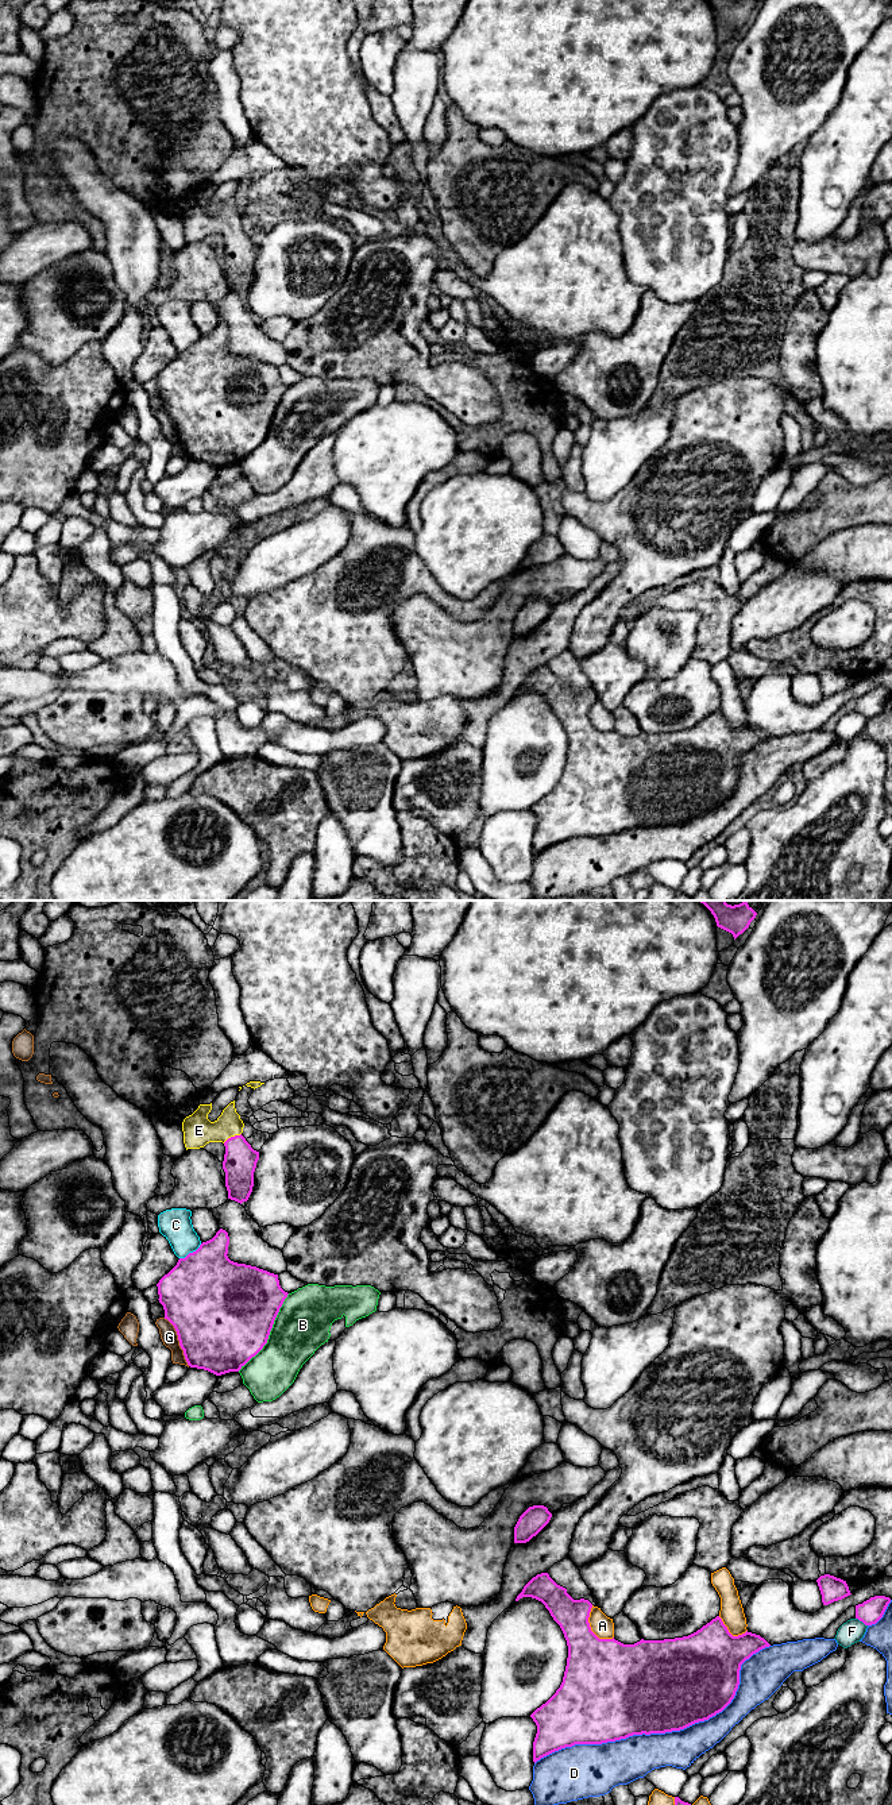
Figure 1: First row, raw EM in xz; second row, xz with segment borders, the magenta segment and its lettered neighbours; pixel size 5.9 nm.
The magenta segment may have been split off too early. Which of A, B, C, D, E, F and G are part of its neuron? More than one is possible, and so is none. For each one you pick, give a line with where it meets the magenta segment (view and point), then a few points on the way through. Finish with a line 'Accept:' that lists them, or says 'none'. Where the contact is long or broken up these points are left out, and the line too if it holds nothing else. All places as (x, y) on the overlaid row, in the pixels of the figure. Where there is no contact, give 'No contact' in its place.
E: Touches magenta at xz (231, 1137). Path across: xz (239, 1164), (239, 1153), (231, 1137), (226, 1132), (199, 1130)
Accept: E

